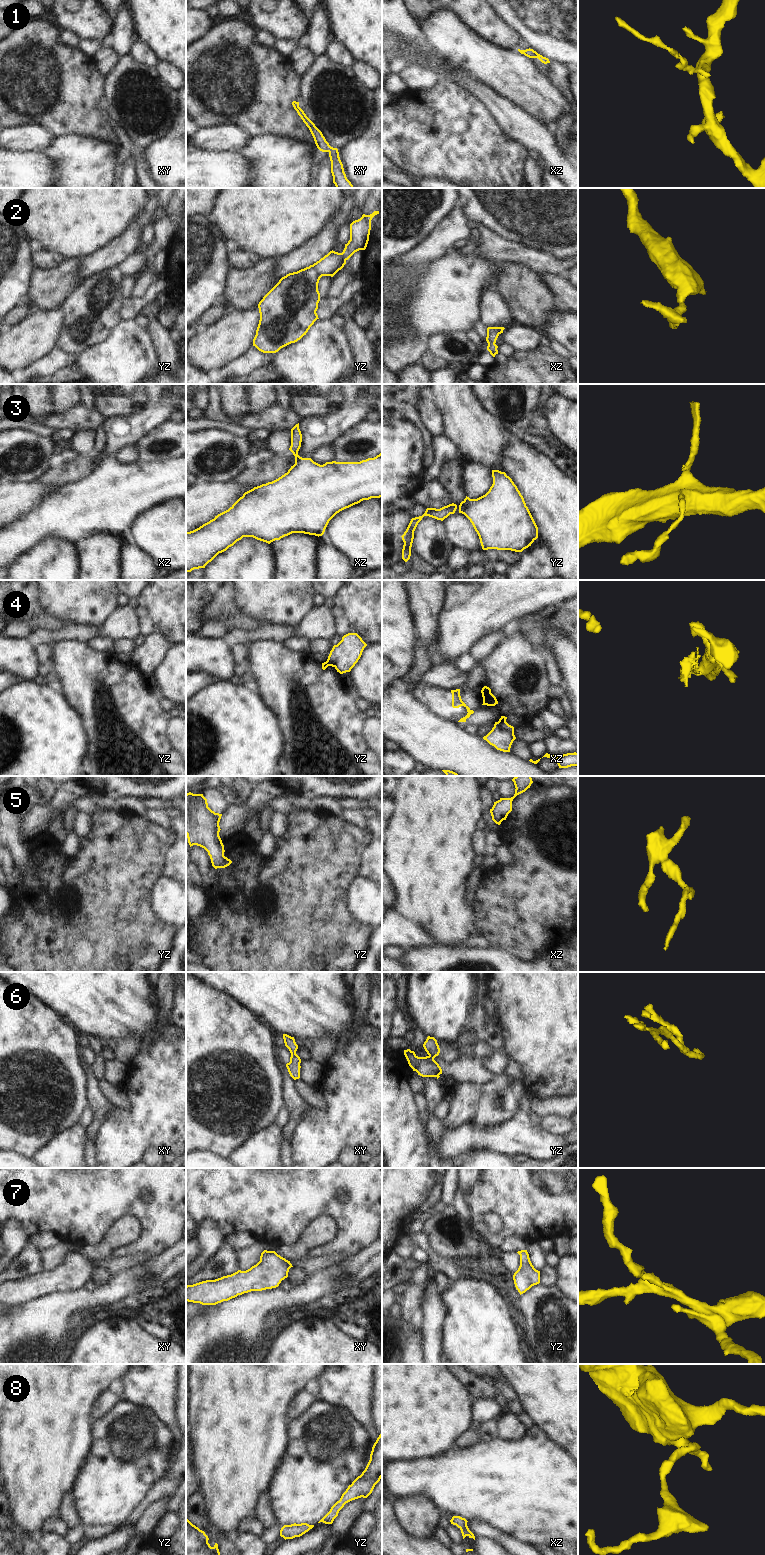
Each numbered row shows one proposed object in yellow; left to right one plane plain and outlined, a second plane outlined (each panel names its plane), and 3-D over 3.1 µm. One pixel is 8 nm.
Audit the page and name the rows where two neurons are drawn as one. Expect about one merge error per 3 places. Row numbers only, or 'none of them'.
4

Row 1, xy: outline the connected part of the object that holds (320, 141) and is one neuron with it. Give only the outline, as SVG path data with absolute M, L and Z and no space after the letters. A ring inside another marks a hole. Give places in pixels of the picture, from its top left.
M293 101L292 105L301 117L303 122L309 128L317 148L322 152L328 152L331 161L331 173L333 176L333 183L336 188L354 188L351 182L347 179L344 172L343 164L339 157L337 148L333 148L326 141L322 132L315 126L315 124L306 116L304 111L299 107L299 102Z

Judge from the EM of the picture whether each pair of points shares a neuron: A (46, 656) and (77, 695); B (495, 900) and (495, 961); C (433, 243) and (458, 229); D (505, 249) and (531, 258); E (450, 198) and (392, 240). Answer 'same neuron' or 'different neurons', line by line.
A: different neurons
B: different neurons
C: same neuron
D: same neuron
E: same neuron

